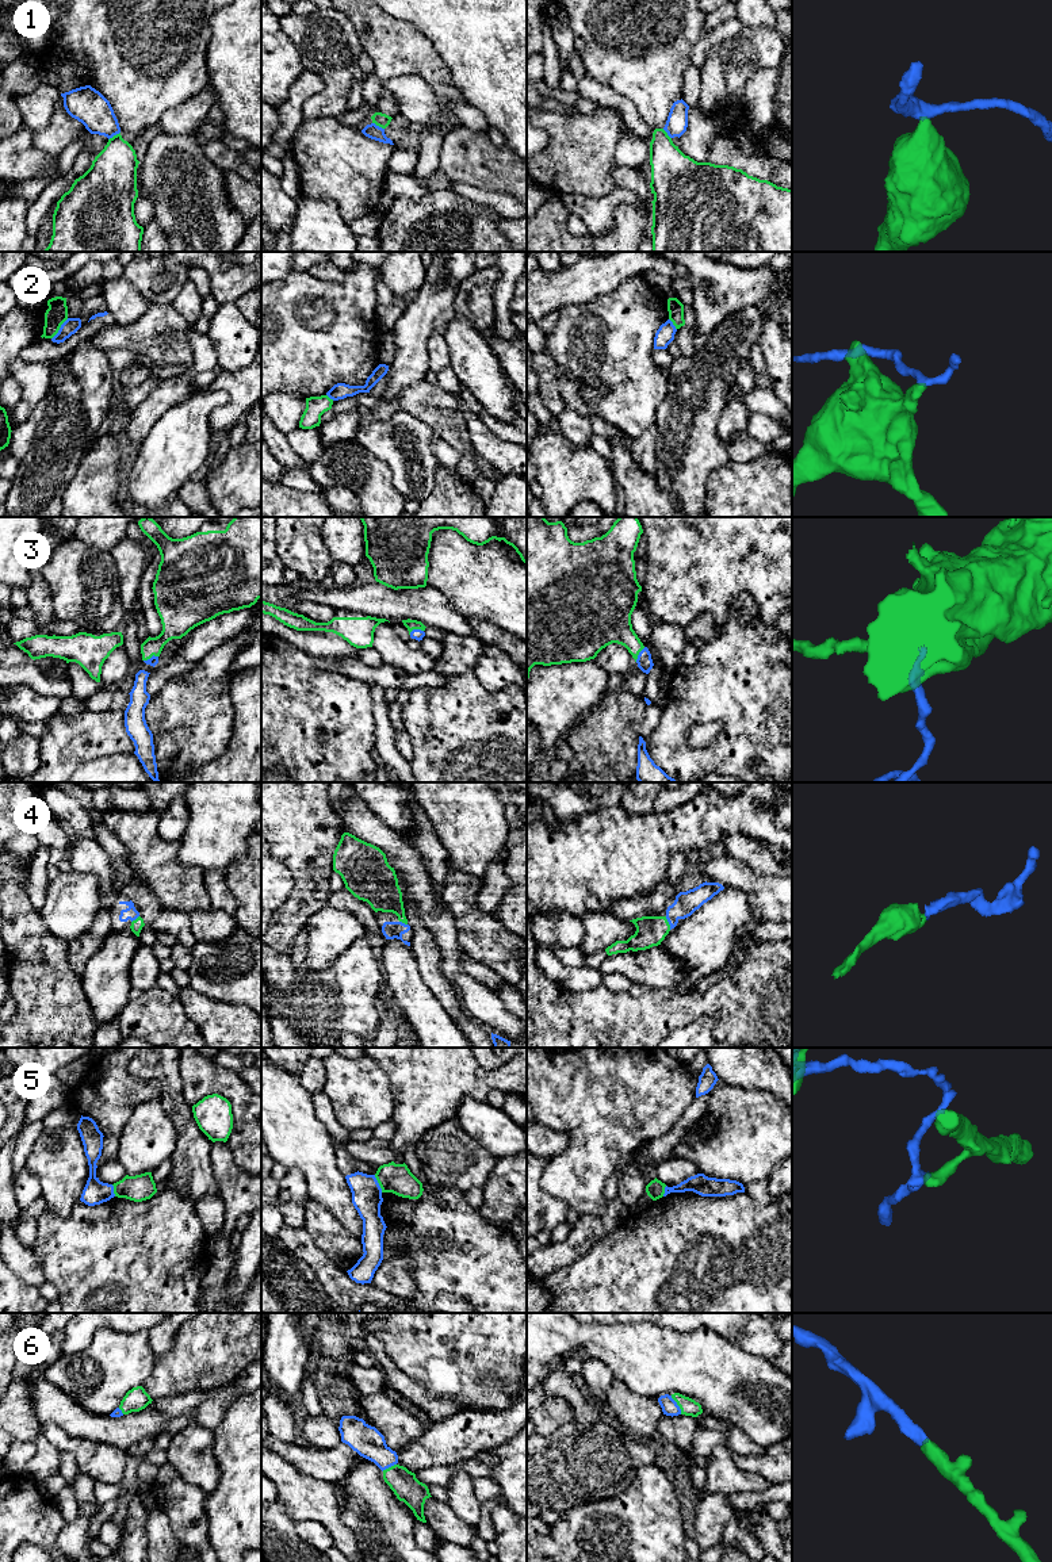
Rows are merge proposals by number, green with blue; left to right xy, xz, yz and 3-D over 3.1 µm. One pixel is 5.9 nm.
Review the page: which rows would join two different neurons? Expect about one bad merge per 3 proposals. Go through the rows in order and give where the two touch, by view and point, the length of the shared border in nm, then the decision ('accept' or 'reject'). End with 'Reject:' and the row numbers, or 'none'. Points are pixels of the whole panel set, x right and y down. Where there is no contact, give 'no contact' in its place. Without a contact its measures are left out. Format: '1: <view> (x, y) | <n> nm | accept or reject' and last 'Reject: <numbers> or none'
1: xy (114, 136) | 90 nm | reject
2: xy (58, 329) | 160 nm | reject
3: xz (416, 628) | 90 nm | accept
4: yz (668, 923) | 90 nm | accept
5: xz (378, 1182) | 120 nm | reject
6: yz (677, 1404) | 130 nm | accept
Reject: 1, 2, 5

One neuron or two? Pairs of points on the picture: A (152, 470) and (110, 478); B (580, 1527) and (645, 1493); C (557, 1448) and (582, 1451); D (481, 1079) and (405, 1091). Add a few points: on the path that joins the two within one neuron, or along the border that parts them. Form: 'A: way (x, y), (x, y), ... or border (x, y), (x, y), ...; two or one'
A: border (130, 459), (122, 489); two
B: way (596, 1527), (611, 1527), (628, 1509); one
C: way (563, 1451), (576, 1451); one
D: way (462, 1079), (429, 1079), (424, 1084); one

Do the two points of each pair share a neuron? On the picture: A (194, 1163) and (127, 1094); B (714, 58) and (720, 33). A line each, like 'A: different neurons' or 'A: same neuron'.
A: different neurons
B: different neurons

